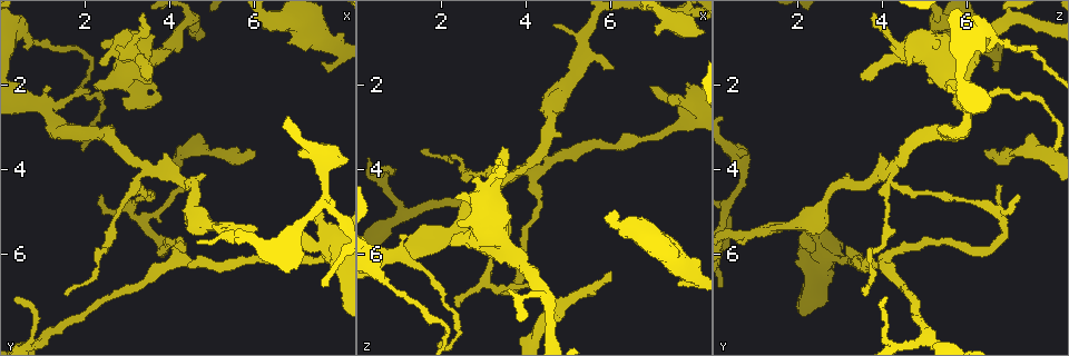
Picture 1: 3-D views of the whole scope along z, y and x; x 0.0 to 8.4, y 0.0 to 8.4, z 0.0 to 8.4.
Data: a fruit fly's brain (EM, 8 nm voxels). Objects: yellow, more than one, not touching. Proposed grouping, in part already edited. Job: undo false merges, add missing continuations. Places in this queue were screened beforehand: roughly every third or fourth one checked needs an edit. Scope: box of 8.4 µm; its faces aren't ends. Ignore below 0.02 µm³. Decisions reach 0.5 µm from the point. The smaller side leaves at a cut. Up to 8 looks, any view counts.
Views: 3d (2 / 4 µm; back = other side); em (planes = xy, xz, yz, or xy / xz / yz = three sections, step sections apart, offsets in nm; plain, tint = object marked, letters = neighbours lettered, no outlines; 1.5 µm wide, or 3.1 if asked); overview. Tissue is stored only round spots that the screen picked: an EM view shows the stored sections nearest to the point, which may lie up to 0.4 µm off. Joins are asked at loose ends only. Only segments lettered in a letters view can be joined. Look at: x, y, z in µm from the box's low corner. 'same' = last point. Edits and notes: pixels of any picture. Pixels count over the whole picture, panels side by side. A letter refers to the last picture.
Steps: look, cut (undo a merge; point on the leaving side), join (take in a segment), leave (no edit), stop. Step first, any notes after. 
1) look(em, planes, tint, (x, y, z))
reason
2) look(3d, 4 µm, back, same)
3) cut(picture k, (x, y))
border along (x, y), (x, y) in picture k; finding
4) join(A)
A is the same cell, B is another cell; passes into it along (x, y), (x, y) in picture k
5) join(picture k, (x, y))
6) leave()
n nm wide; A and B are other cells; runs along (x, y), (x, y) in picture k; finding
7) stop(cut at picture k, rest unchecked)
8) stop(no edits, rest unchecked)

look(em, planes, tint, (3.20, 4.70, 5.95))
calibre changes

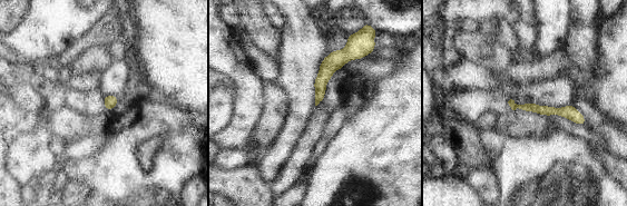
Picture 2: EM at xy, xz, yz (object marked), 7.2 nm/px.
look(em, planes, letters, same)

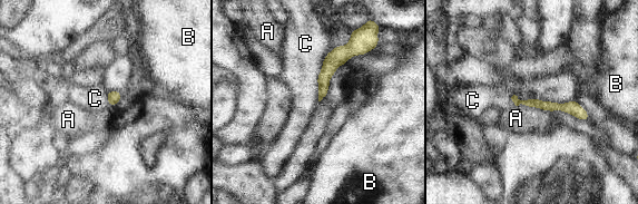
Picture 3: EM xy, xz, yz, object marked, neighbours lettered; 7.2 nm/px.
leave()
A, B and C are other cells; runs along (514, 98), (572, 107), (585, 117) in picture 3; continuous, no second neuron

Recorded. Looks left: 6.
look(em, xy, step 4, tint, (6.00, 3.55, 6.45))
long arm stops here

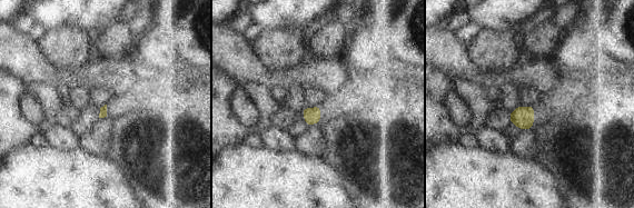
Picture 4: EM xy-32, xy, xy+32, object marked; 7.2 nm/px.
look(em, planes, letters, same)

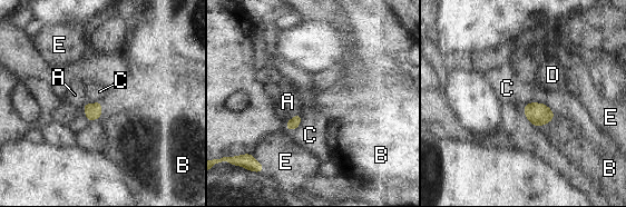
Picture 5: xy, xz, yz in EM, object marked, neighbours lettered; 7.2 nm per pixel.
leave()
A, B, C, D and E are other cells; border along (525, 102), (544, 102), (555, 114) in picture 5; no lettered segment goes on from it

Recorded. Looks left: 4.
look(em, xy, step 8, letters, (3.60, 1.85, 3.50))
free end

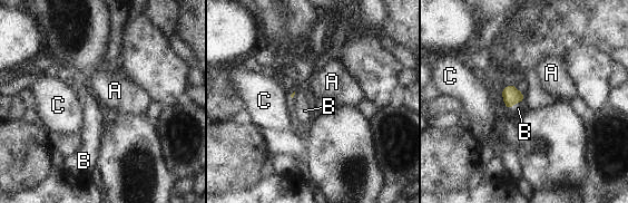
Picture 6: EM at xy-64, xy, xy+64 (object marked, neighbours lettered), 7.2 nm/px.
join(B)
B is the same cell, A and C are other cells; passes into it along (510, 94), (514, 102), (518, 108) in picture 6; the neuron continues

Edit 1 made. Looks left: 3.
stop(join at picture 6, rest unchecked)

